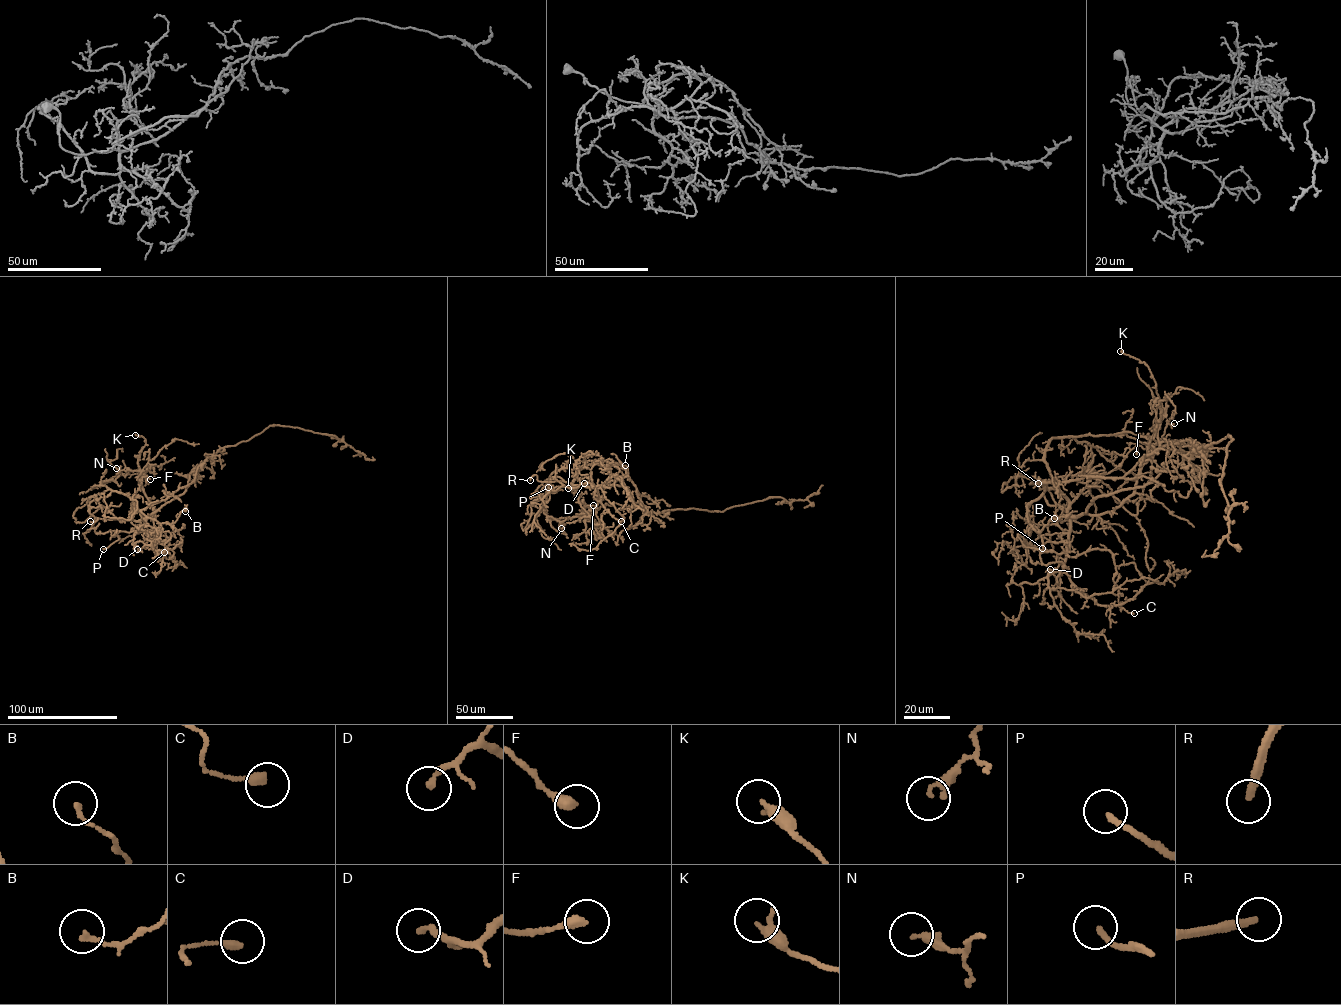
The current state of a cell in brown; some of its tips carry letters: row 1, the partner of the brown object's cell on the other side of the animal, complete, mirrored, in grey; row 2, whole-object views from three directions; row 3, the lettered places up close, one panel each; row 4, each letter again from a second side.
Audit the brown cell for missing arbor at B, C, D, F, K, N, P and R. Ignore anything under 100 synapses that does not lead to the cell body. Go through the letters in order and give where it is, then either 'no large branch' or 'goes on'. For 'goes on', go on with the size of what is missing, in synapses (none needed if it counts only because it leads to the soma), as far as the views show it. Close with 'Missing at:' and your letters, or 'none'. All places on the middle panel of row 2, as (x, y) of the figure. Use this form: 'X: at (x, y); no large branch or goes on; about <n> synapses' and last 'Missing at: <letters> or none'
B: at (625, 465); no large branch
C: at (621, 521); no large branch
D: at (584, 483); no large branch
F: at (593, 505); no large branch
K: at (568, 488); no large branch
N: at (561, 528); no large branch
P: at (548, 487); no large branch
R: at (530, 480); goes on
Missing at: R

